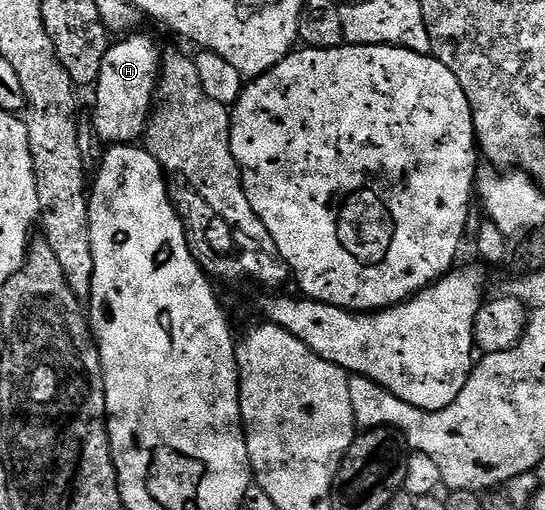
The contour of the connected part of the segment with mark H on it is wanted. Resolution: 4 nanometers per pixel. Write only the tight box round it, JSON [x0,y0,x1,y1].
[92,34,162,145]

